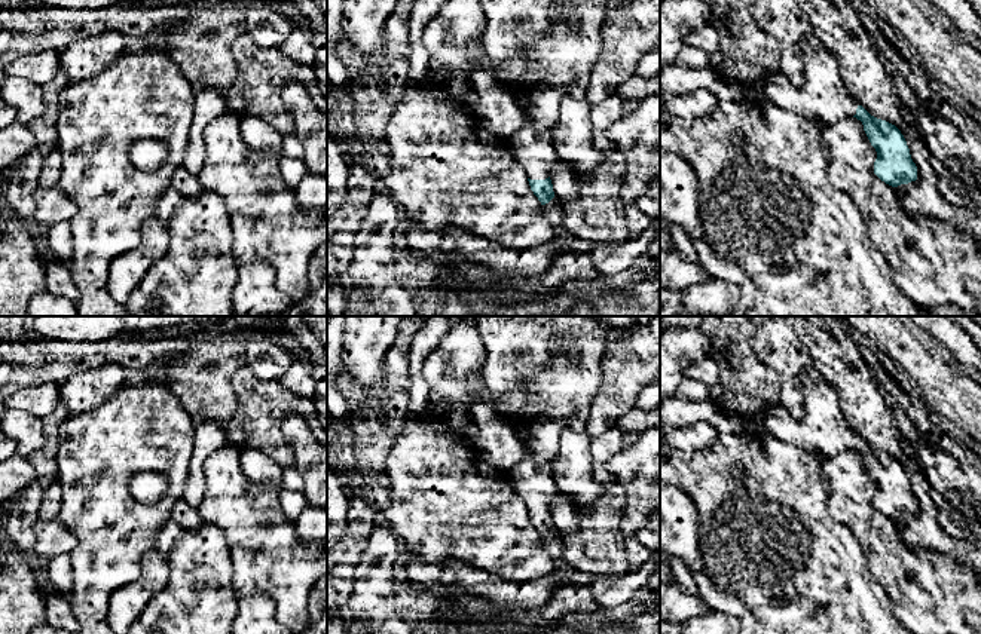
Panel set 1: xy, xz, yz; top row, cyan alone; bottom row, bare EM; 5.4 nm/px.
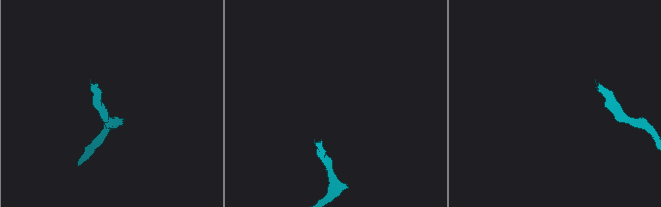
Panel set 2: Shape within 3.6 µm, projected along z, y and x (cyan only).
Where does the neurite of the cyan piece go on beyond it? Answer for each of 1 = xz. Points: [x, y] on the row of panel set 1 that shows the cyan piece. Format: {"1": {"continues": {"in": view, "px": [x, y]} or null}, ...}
{"1": {"continues": {"in": "xz", "px": [534, 152]}}}

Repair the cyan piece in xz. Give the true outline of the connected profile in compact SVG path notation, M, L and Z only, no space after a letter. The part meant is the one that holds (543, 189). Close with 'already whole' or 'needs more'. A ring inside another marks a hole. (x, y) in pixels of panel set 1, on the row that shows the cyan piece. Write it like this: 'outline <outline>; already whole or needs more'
outline M531 120L513 134L508 147L516 162L525 169L531 190L541 205L554 197L550 169L559 160L553 129L538 132Z; needs more

